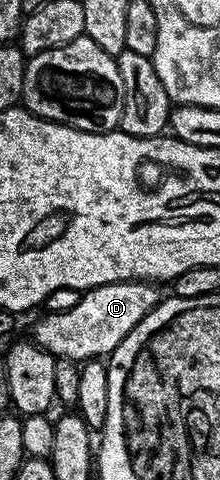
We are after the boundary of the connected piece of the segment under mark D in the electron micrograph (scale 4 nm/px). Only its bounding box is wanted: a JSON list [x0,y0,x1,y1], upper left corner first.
[31,280,162,362]

